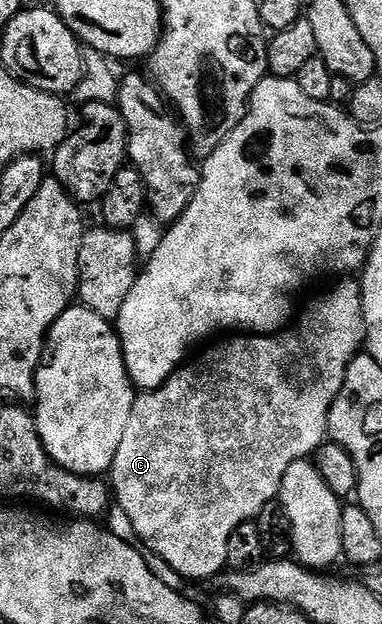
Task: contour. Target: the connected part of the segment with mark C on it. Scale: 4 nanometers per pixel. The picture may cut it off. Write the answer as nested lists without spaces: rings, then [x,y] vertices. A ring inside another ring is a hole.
[[[340,278],[329,292],[321,294],[304,308],[304,313],[295,317],[291,326],[271,336],[255,334],[232,334],[227,338],[217,339],[217,344],[209,343],[204,353],[195,360],[189,359],[180,365],[172,377],[152,392],[140,392],[130,410],[130,422],[126,422],[126,431],[122,434],[122,443],[118,445],[118,454],[114,454],[114,462],[110,469],[110,488],[114,493],[115,503],[126,515],[136,531],[137,541],[155,559],[166,562],[185,581],[208,580],[220,575],[226,568],[226,542],[230,542],[230,534],[238,530],[238,526],[255,521],[267,504],[277,499],[276,491],[280,488],[279,504],[284,508],[286,518],[292,531],[291,555],[309,570],[328,570],[332,563],[342,556],[342,500],[341,497],[326,486],[322,474],[318,474],[315,463],[311,459],[300,460],[303,456],[311,457],[328,436],[328,415],[334,406],[334,398],[342,390],[342,382],[346,382],[346,370],[350,362],[361,351],[365,343],[364,335],[364,298],[360,294],[360,280],[356,278]]]

